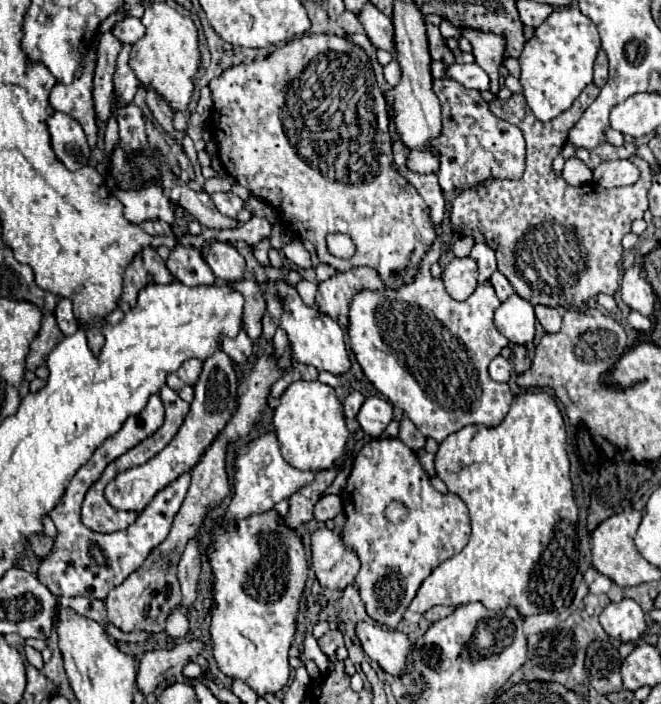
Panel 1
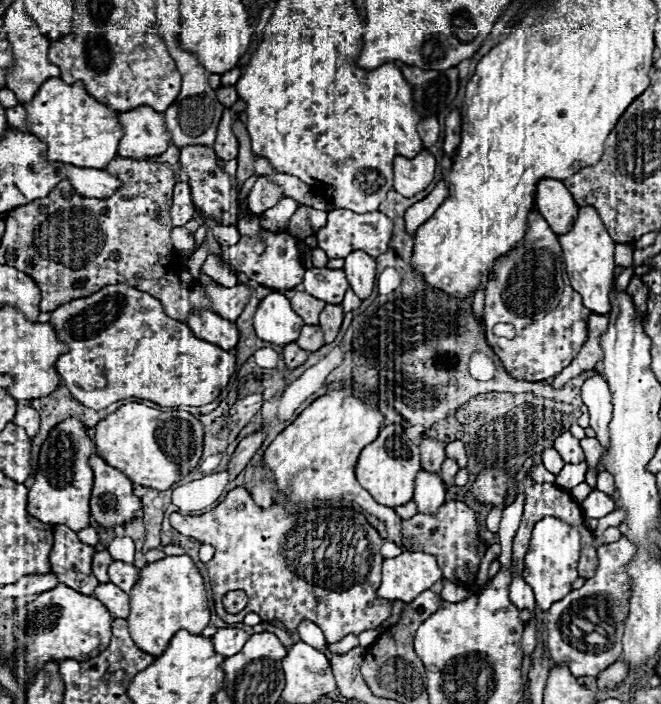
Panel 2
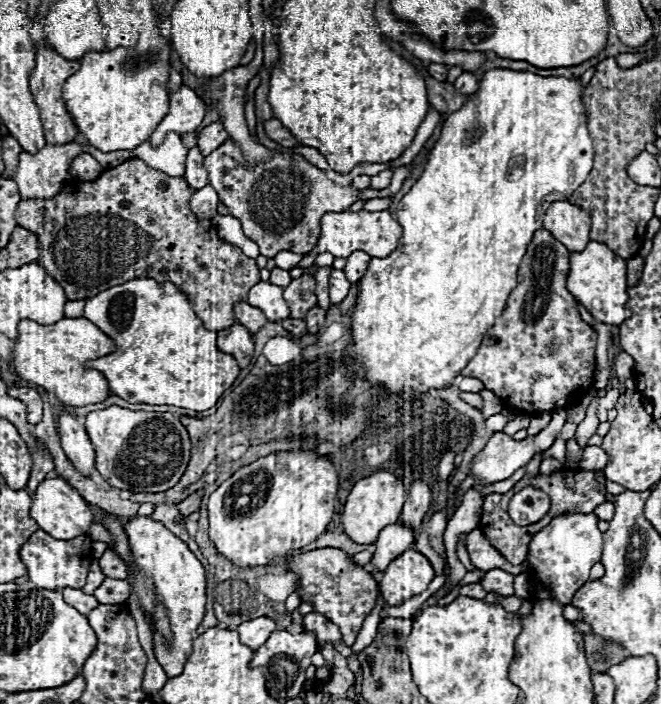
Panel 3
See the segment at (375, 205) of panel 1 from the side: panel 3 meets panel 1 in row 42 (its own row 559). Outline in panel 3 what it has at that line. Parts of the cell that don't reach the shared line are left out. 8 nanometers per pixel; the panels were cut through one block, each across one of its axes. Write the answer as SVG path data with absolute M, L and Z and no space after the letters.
M318 548L290 556L286 558L286 566L298 576L296 592L300 600L312 604L314 612L330 618L330 622L340 628L344 644L352 646L358 638L364 618L370 614L378 598L378 582L374 576L362 566L354 564L354 560L340 548Z

